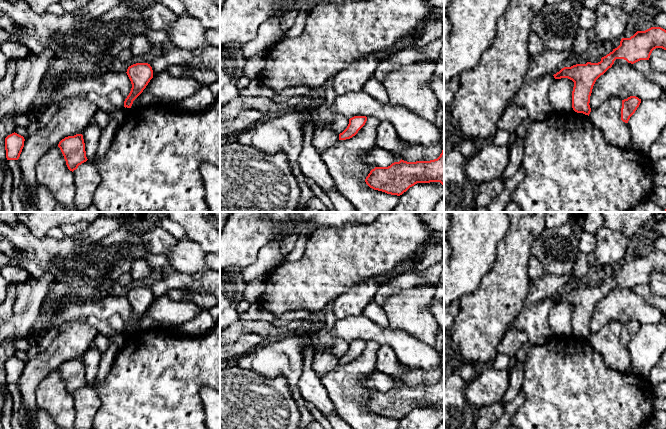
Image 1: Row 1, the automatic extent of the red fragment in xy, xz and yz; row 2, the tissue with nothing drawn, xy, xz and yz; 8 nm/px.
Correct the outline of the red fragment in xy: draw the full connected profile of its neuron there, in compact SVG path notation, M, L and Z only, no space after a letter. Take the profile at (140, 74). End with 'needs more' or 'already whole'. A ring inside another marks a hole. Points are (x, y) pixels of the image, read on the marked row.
M136 63L129 66L126 73L131 81L132 88L124 101L124 107L131 108L133 101L143 92L153 78L153 70L148 63Z; already whole

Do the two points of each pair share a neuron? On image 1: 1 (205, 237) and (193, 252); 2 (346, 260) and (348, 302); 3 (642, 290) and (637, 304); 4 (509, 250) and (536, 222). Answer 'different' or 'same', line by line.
1: different
2: different
3: different
4: same

